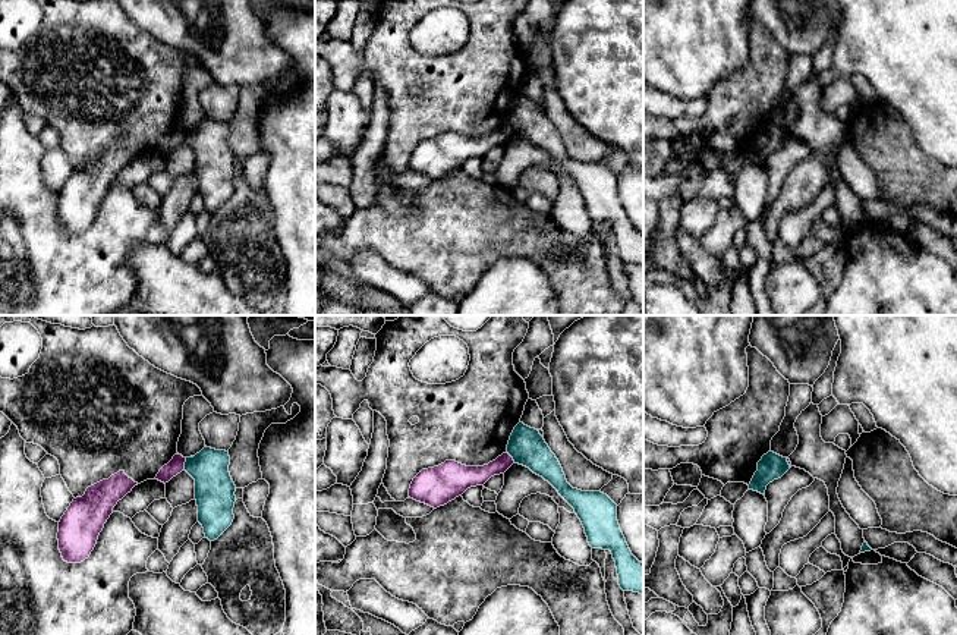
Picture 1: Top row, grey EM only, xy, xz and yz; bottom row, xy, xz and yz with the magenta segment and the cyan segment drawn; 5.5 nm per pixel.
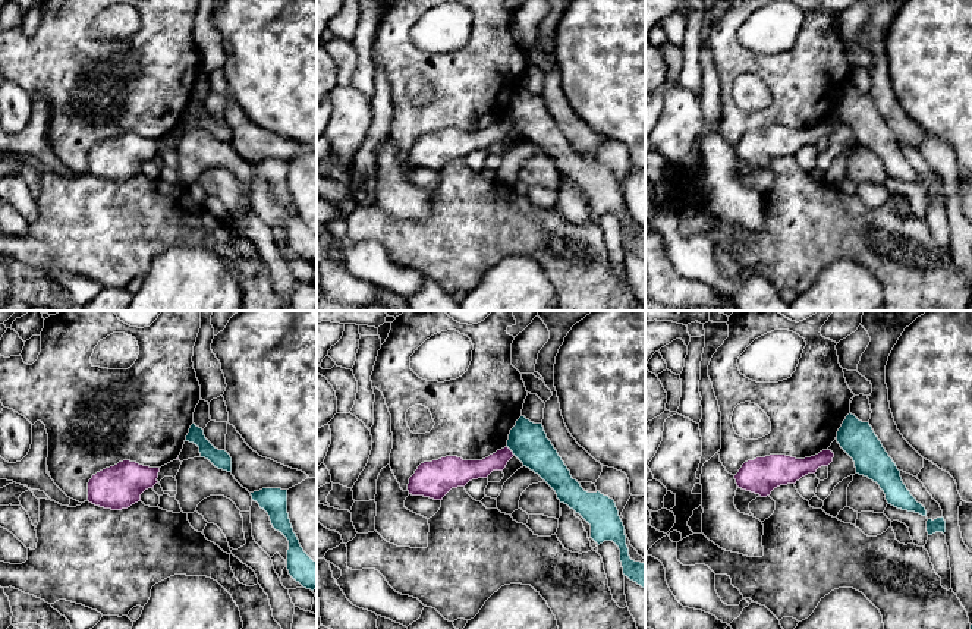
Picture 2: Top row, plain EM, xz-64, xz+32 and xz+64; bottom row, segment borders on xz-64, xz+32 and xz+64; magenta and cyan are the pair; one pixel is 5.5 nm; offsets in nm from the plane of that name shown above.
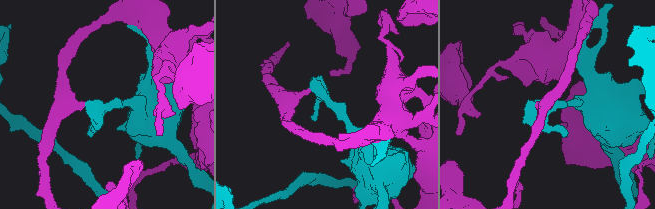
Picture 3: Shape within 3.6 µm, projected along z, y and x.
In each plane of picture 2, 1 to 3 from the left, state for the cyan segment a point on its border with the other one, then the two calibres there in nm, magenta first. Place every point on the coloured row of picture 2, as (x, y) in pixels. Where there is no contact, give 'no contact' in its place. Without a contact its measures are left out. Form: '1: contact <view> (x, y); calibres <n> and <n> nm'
1: no contact
2: contact xz+32 (510, 450); calibres 110 and 200 nm
3: no contact

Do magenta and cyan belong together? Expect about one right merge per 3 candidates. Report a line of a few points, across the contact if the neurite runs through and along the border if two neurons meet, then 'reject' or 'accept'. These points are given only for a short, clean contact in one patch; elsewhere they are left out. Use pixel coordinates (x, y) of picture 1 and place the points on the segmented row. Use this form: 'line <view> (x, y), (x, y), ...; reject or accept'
reject

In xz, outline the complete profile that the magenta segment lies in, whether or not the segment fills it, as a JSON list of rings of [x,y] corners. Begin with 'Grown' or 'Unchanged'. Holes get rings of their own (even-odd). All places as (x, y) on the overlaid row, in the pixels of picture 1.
Unchanged. [[[506,452],[484,466],[466,466],[456,460],[422,469],[412,481],[409,497],[434,509],[462,496],[468,488],[484,485],[491,477],[504,474],[514,463]]]

